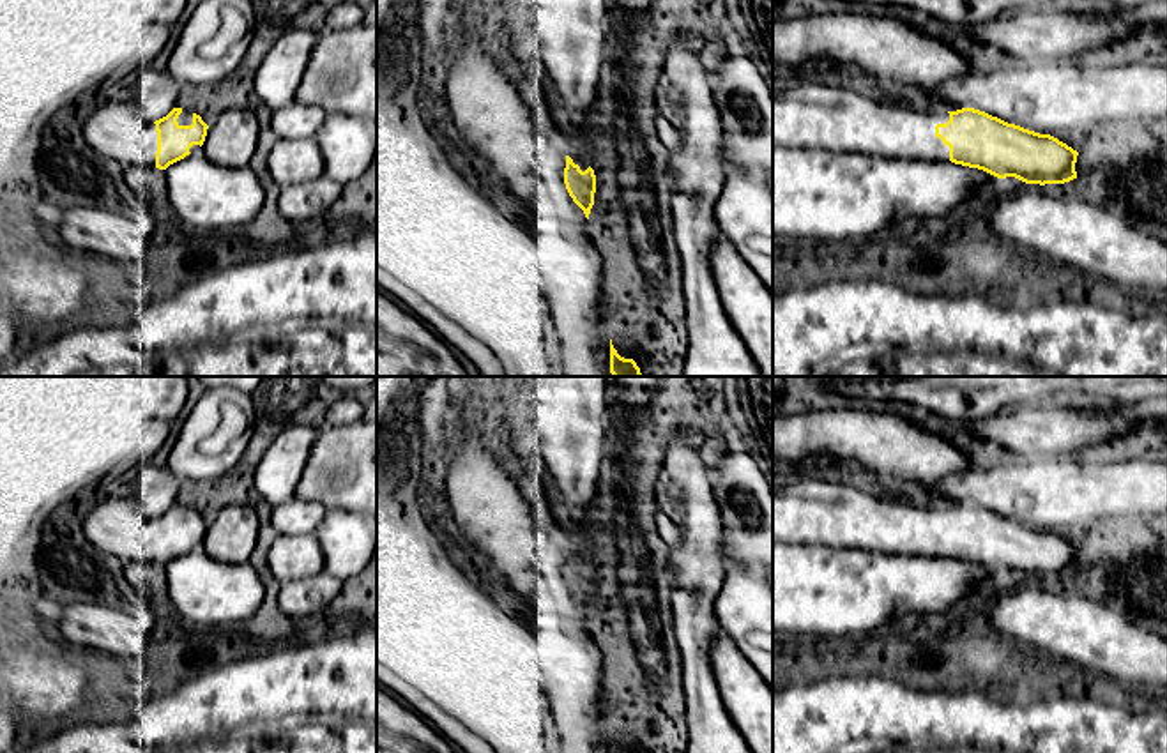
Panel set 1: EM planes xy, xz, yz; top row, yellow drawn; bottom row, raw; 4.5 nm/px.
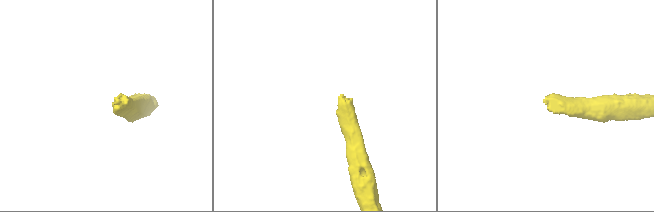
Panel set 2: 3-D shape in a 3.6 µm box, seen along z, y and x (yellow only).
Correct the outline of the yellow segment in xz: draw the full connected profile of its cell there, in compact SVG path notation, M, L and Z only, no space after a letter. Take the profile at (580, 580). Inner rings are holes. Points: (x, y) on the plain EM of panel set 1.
M536 376L538 447L541 468L559 488L559 506L552 507L566 546L564 580L573 597L589 615L594 601L596 571L589 562L592 548L584 529L584 513L592 504L596 483L606 463L610 435L610 376Z

